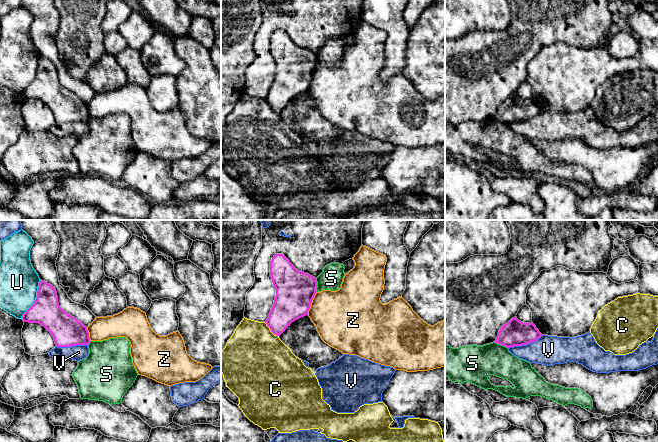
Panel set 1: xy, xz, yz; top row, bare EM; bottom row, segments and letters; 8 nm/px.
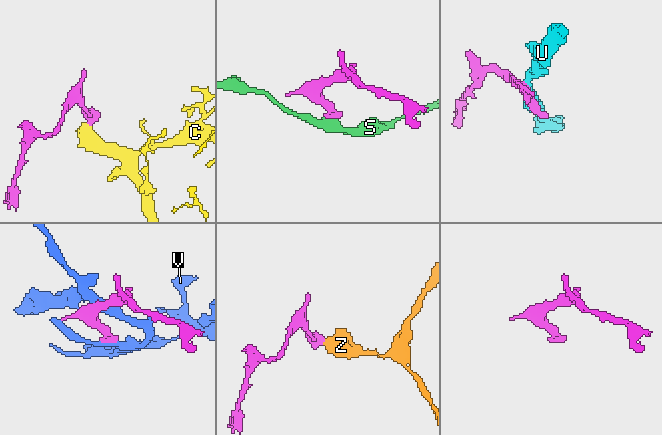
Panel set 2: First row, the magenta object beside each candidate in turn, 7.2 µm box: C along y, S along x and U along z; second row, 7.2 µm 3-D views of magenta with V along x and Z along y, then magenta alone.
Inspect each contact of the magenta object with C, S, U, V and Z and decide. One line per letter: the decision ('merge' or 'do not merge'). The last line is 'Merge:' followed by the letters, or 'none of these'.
C: do not merge
S: do not merge
U: do not merge
V: do not merge
Z: do not merge
Merge: none of these

